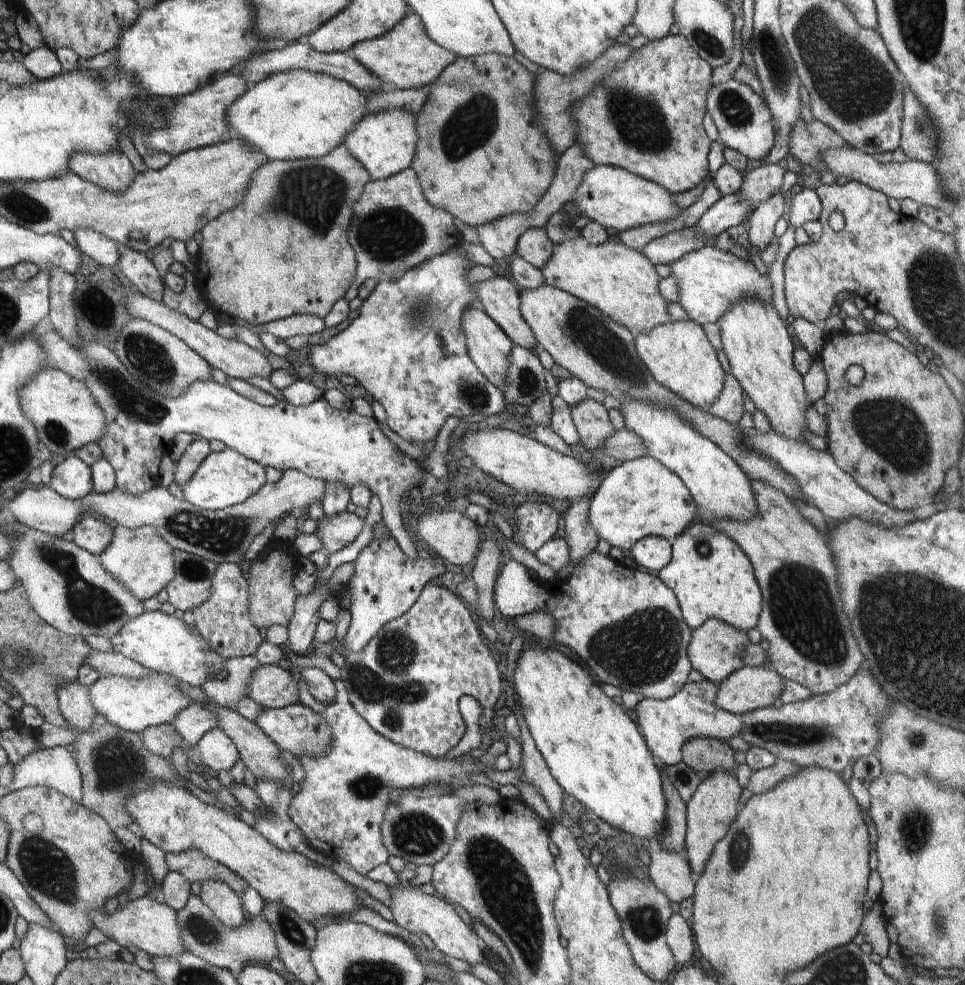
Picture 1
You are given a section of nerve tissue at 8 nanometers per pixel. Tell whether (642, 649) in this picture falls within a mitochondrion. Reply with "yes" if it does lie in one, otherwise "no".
yes

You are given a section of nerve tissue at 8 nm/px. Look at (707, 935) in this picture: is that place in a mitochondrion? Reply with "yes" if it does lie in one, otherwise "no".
no

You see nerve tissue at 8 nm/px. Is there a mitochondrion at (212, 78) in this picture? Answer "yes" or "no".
no

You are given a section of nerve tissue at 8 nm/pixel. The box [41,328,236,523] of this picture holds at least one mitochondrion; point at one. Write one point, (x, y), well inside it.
(130, 402)

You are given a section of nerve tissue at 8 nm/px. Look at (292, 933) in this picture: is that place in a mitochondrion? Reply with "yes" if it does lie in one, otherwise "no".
yes

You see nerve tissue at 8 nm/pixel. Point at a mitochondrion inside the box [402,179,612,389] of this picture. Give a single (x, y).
(420, 309)

